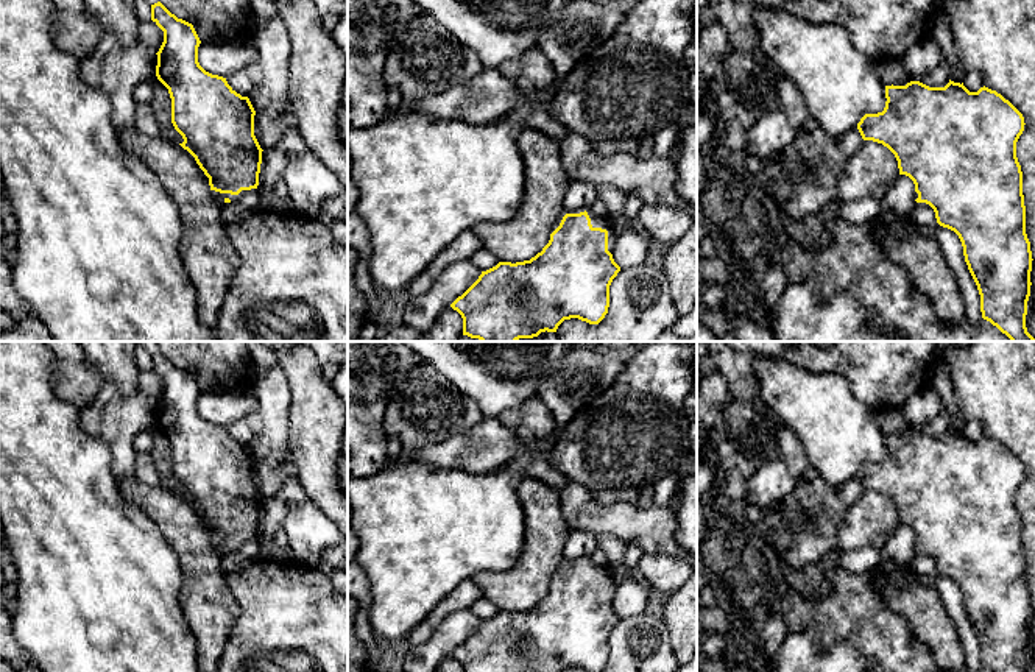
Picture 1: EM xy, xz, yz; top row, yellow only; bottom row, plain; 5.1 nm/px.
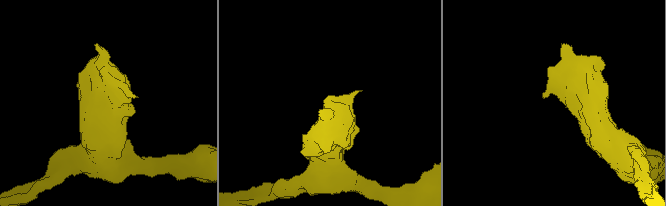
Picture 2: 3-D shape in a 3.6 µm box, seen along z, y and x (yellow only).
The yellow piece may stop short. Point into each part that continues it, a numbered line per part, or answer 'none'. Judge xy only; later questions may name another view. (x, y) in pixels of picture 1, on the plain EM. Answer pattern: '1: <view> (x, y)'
1: xy (220, 546)

